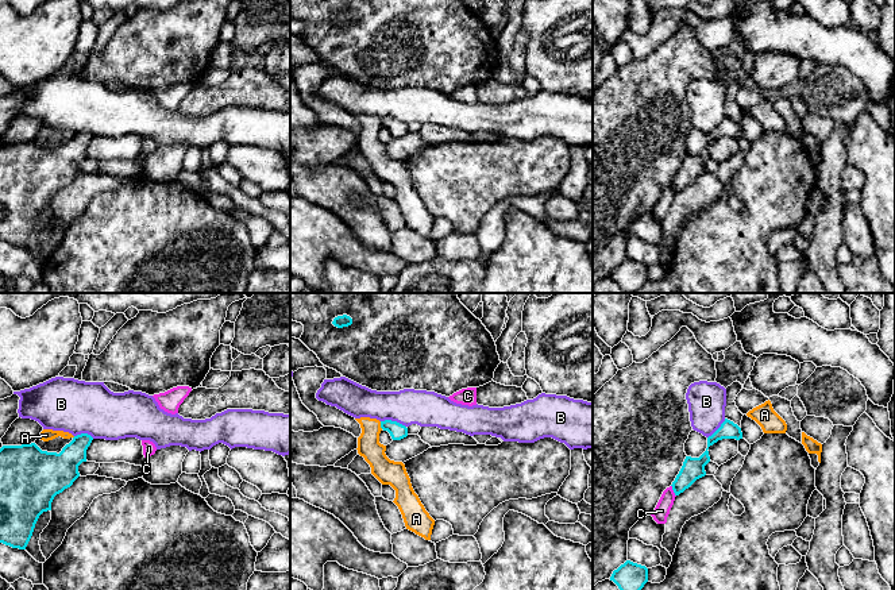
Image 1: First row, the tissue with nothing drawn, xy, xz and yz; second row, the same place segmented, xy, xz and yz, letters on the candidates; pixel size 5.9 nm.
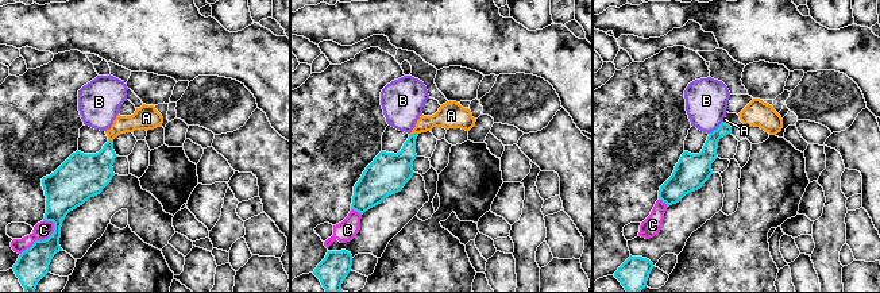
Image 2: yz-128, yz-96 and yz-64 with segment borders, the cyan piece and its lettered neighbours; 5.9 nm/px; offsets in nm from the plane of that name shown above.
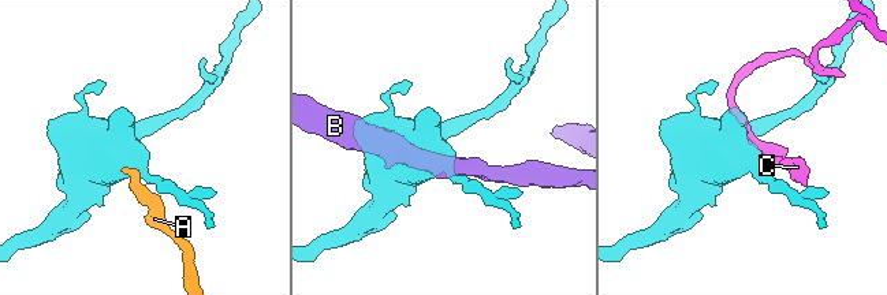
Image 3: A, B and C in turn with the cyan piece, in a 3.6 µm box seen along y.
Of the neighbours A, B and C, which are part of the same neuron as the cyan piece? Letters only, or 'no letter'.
no letter

